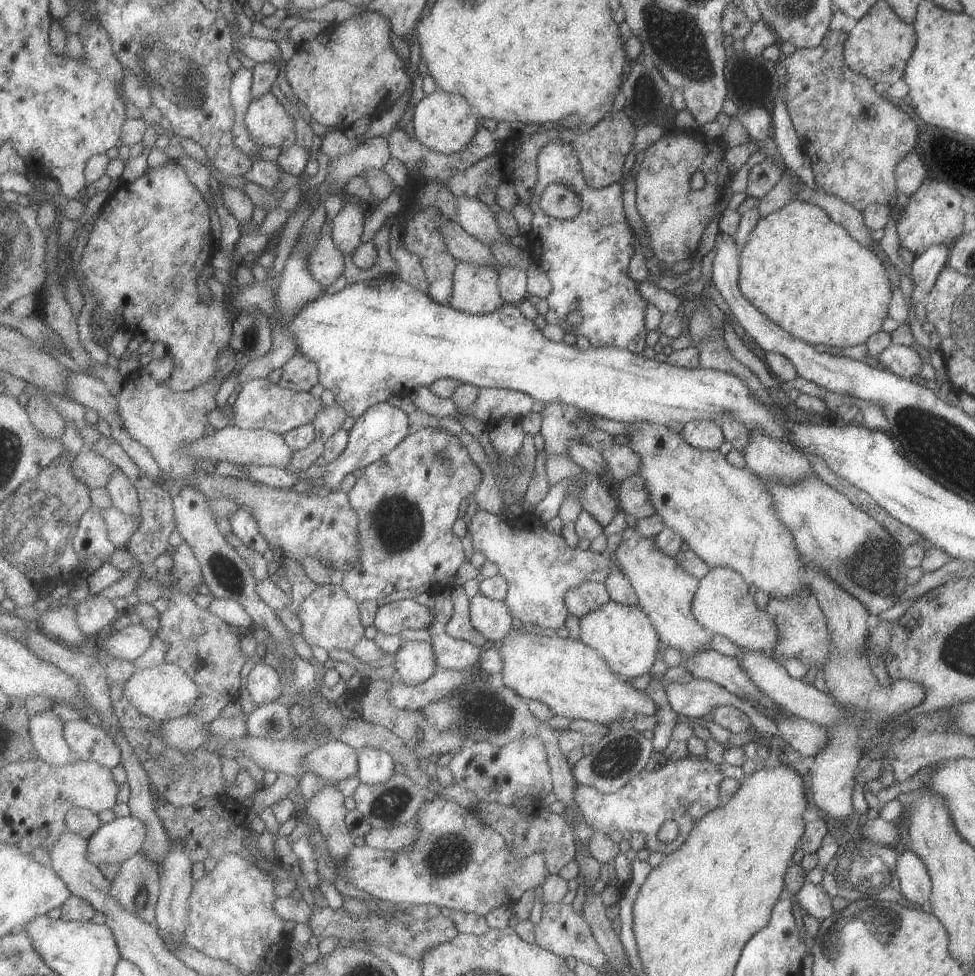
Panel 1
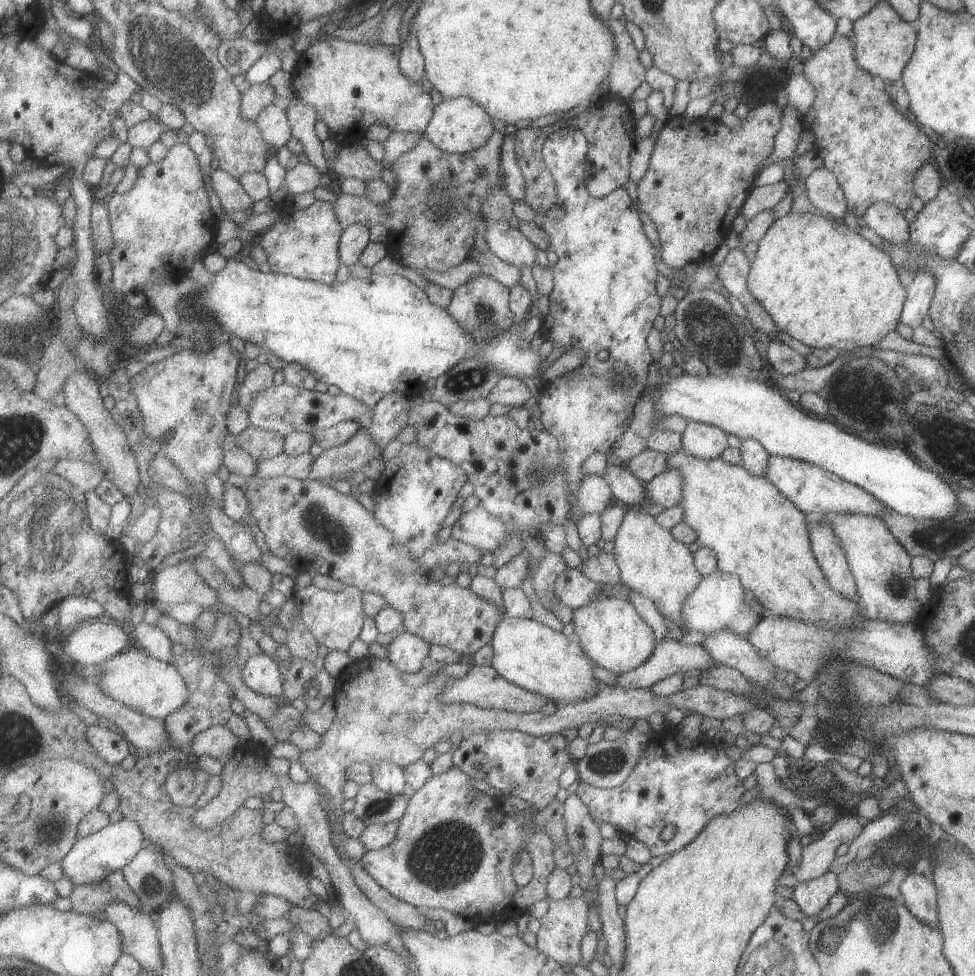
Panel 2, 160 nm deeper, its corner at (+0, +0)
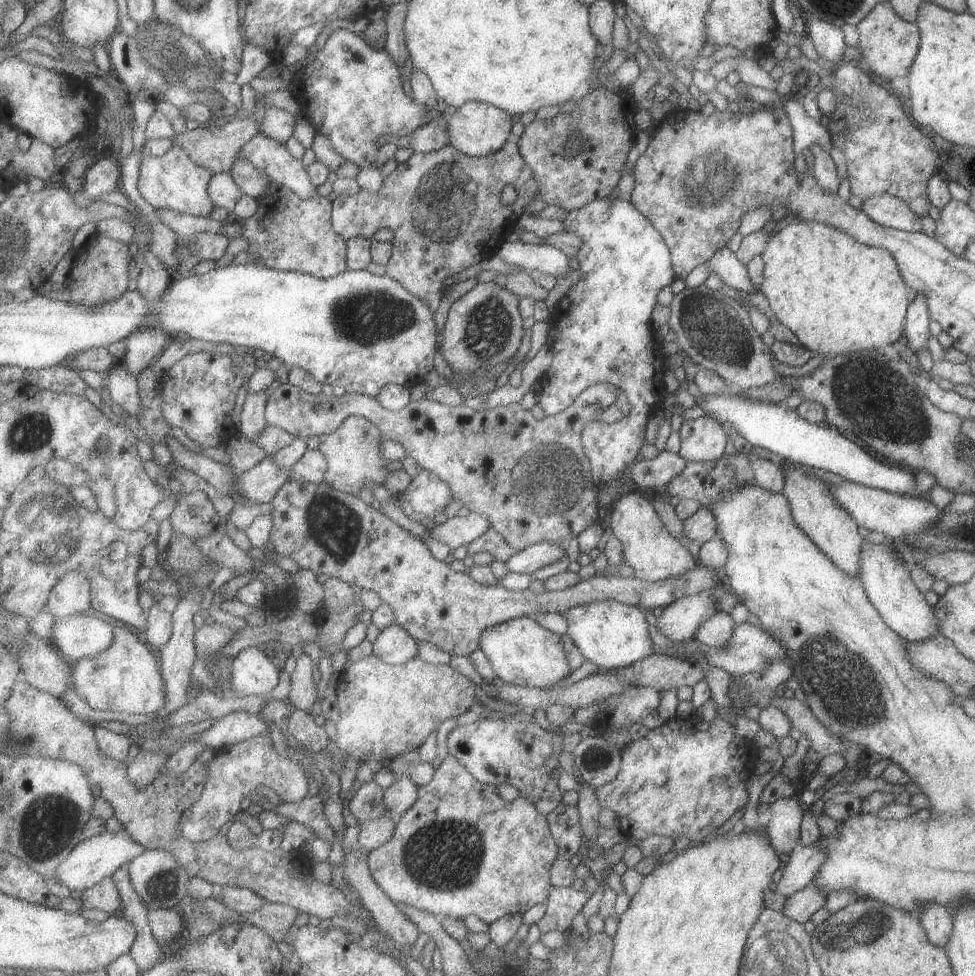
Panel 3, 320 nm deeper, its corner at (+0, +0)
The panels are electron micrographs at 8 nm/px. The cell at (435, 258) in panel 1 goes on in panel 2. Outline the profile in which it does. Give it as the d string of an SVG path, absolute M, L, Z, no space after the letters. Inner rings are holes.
M497 127L490 141L484 147L470 153L452 153L439 148L429 138L421 142L411 152L401 155L391 166L390 173L394 179L392 187L393 198L380 205L372 201L367 195L351 196L340 194L336 205L339 222L344 229L354 224L364 224L371 228L384 224L391 231L388 245L388 254L401 266L405 273L403 276L413 276L429 271L451 270L454 266L469 261L472 252L473 240L477 236L477 218L482 216L483 203L496 189L505 189L505 174L501 167L501 154L503 154L503 138L505 133Z

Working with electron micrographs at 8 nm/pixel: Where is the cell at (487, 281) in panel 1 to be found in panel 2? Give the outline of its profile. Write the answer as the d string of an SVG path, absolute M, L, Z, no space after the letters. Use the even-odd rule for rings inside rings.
M485 274L479 275L462 284L454 292L448 310L451 316L469 332L469 336L473 334L477 343L487 343L491 337L505 333L515 322L510 307L510 292L511 289L499 279Z

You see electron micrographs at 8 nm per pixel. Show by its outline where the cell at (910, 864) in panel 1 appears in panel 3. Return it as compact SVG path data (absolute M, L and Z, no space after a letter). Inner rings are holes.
M925 903L915 916L923 926L927 940L945 949L952 931L952 914L943 905Z

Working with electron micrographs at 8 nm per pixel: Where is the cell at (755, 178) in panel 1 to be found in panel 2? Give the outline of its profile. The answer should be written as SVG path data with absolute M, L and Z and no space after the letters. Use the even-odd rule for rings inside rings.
M785 180L770 185L755 187L740 208L740 214L749 222L758 212L772 210L773 206L786 194Z

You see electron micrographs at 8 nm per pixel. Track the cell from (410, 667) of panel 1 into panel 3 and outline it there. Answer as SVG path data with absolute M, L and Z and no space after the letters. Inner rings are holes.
M397 621L380 630L374 640L374 654L390 665L400 665L418 656L419 643Z

